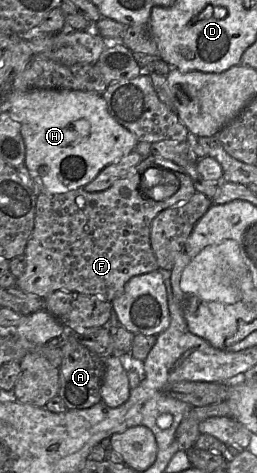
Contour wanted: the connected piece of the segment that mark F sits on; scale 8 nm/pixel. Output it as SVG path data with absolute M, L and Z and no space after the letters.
M152 155L104 191L87 192L78 188L60 194L40 193L36 197L33 231L24 252L25 271L17 278L16 287L41 298L55 291L74 291L111 302L124 292L125 284L132 277L159 269L150 243L151 223L162 210L188 201L195 193L183 167Z

